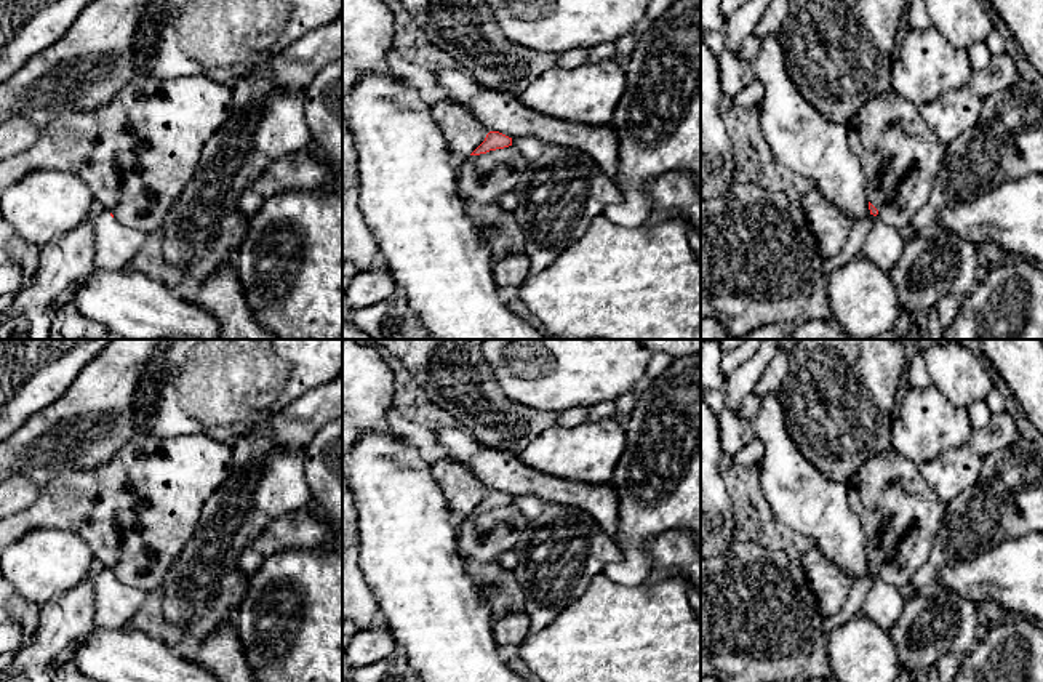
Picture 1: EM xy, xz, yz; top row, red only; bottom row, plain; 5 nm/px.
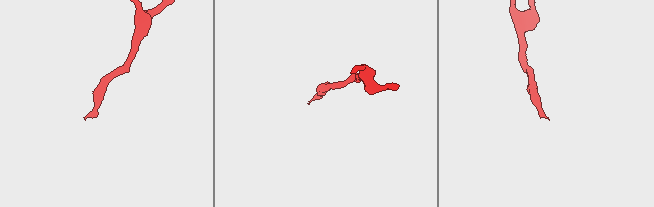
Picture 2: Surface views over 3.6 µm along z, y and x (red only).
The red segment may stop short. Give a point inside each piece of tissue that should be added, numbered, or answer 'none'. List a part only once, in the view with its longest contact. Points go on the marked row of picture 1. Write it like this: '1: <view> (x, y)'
1: xy (115, 245)

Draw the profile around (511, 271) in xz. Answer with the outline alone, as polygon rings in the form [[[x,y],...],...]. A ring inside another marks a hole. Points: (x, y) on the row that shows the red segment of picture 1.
[[[525,251],[510,253],[494,261],[494,282],[504,299],[518,298],[518,288],[529,275],[529,258]]]

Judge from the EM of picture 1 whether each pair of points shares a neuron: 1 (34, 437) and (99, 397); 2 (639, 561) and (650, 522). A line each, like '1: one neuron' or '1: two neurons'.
1: one neuron
2: one neuron

